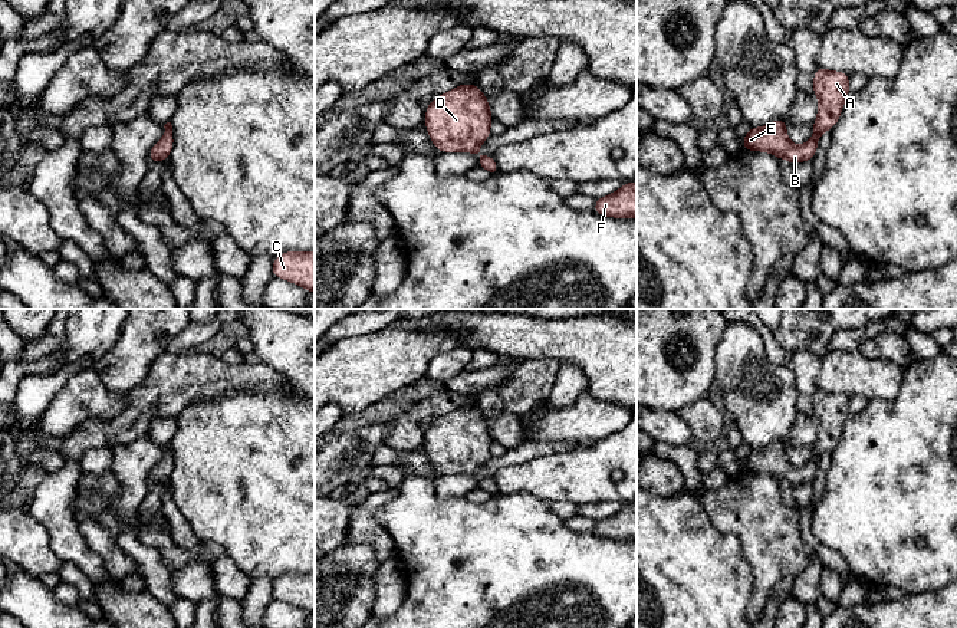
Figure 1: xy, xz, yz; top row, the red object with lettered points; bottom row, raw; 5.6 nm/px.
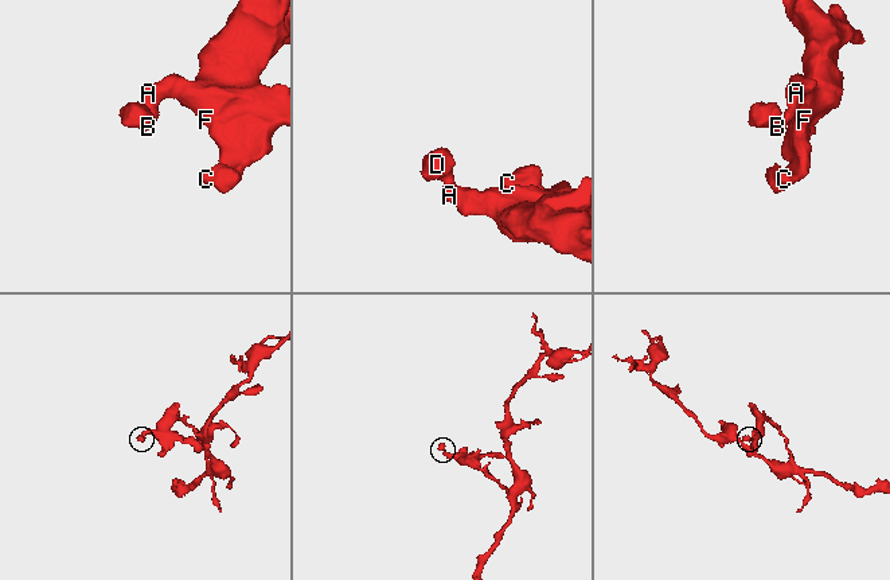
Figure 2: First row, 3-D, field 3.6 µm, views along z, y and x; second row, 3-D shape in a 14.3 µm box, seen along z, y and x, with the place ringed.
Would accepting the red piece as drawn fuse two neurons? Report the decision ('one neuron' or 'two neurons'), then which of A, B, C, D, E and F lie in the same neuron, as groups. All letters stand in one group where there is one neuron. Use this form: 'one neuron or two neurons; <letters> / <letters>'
one neuron; A B C D E F

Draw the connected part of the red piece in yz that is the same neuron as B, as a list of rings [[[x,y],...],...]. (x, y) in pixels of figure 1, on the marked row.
[[[819,66],[813,75],[813,95],[819,99],[819,106],[809,141],[802,145],[792,144],[786,134],[787,122],[773,119],[762,128],[750,126],[741,138],[743,149],[770,152],[779,160],[787,160],[792,165],[813,161],[820,135],[836,125],[849,92],[848,73]]]

